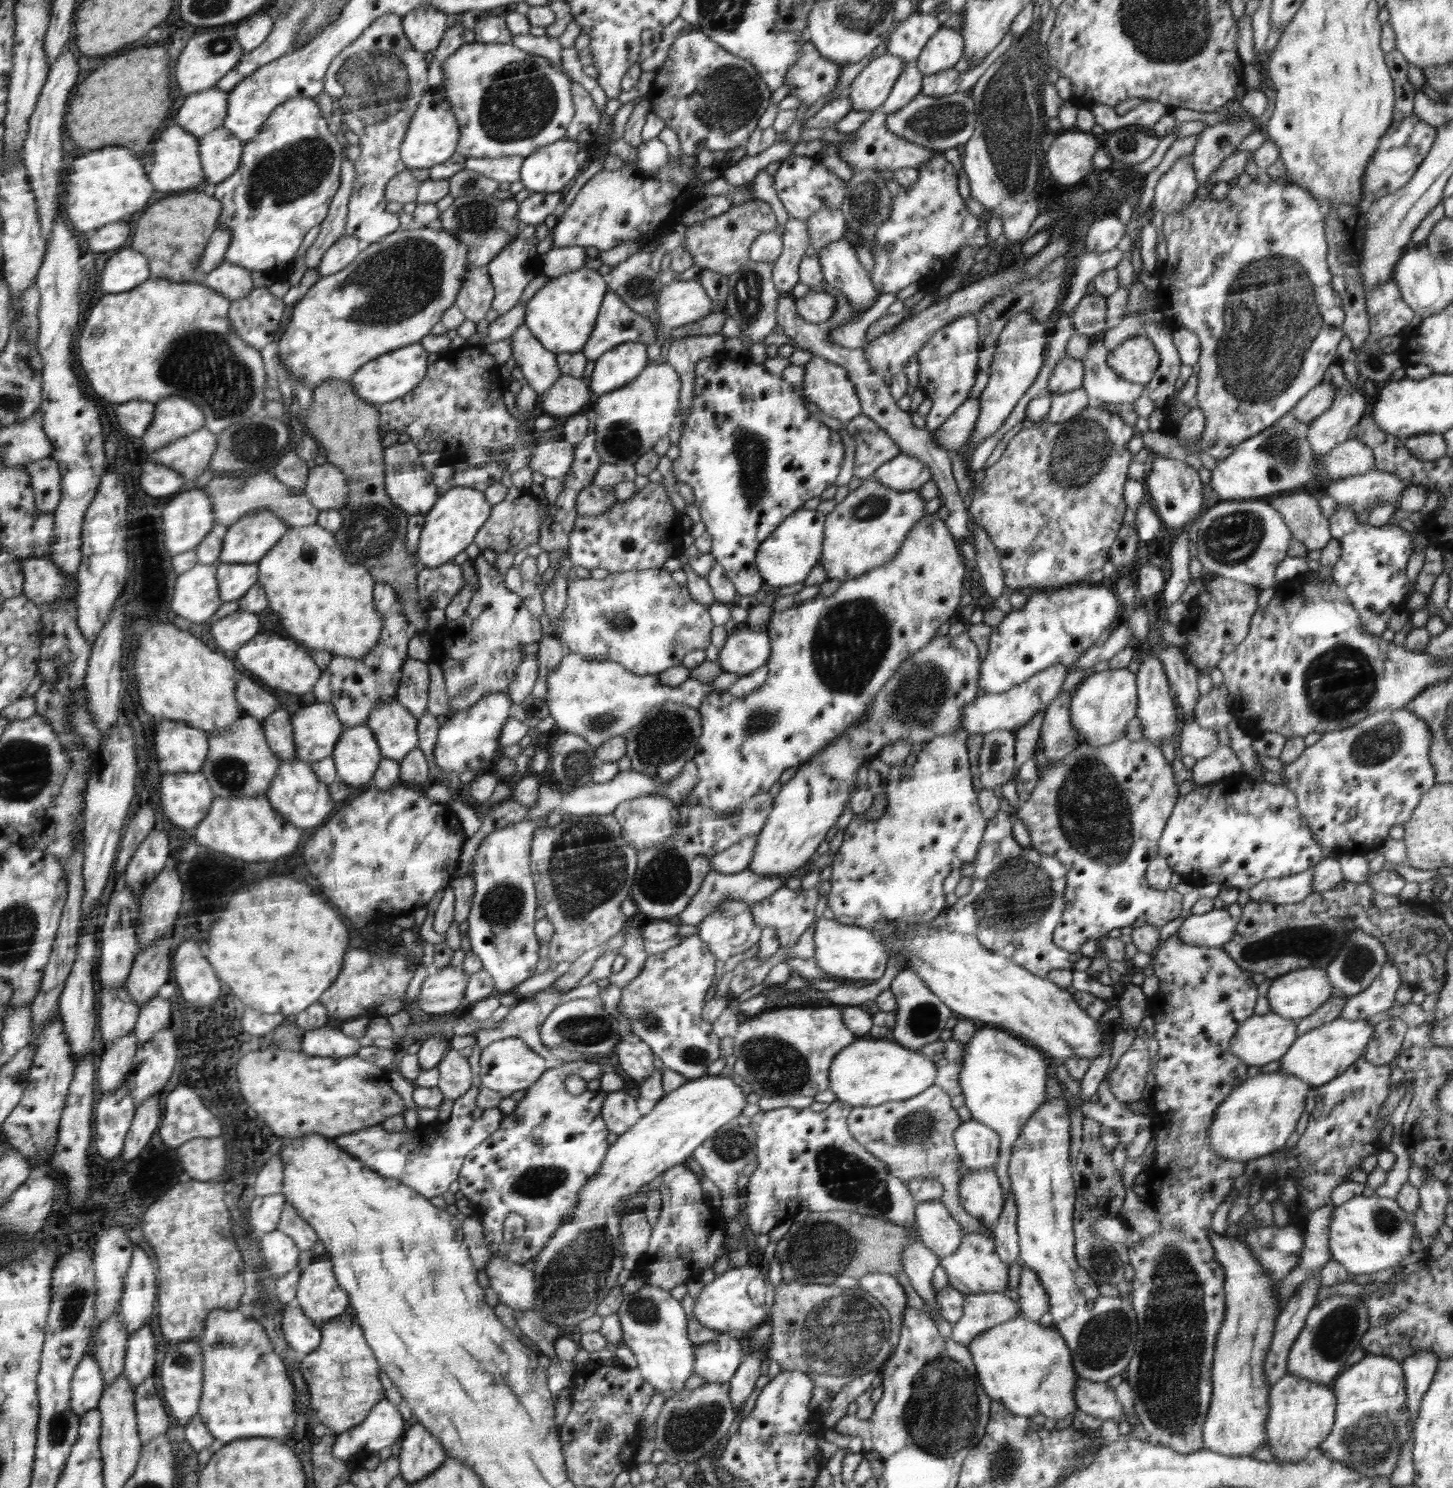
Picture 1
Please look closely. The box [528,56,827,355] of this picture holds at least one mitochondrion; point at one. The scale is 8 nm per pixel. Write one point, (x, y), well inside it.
(729, 97)

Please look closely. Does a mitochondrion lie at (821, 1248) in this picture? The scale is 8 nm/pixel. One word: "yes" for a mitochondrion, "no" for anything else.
yes

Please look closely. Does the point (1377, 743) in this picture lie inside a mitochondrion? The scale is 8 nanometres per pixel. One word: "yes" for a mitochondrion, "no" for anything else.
yes

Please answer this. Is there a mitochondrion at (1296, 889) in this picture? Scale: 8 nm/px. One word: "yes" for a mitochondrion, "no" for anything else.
no

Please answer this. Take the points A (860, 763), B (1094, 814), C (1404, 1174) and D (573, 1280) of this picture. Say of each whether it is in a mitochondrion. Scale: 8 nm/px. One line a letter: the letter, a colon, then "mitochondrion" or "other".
A: other
B: mitochondrion
C: other
D: mitochondrion

